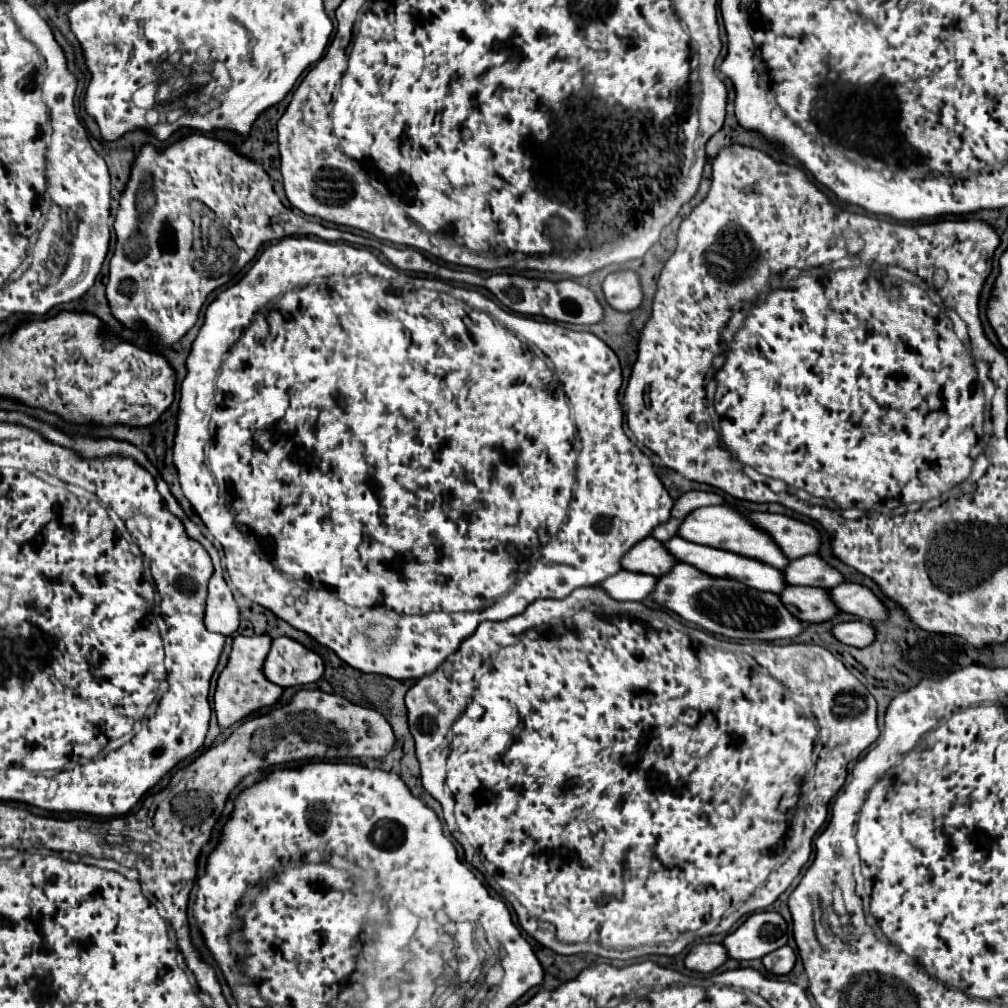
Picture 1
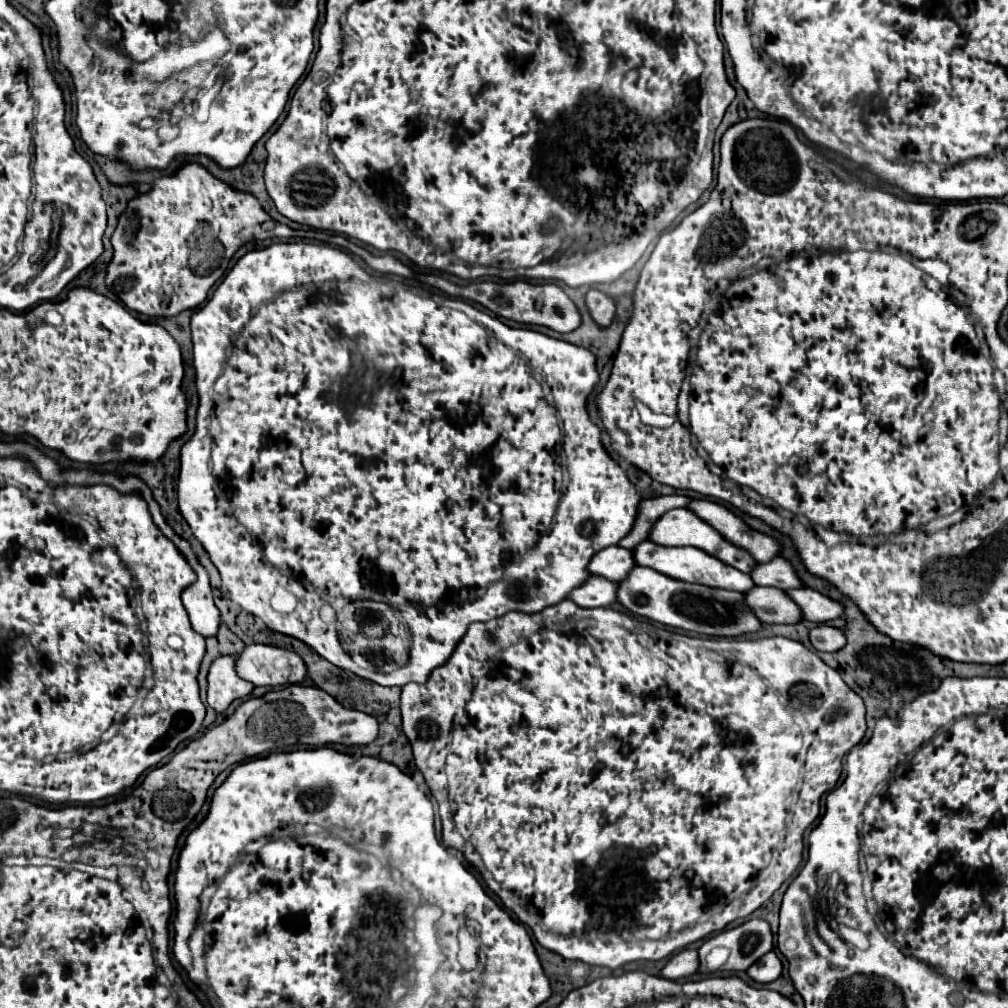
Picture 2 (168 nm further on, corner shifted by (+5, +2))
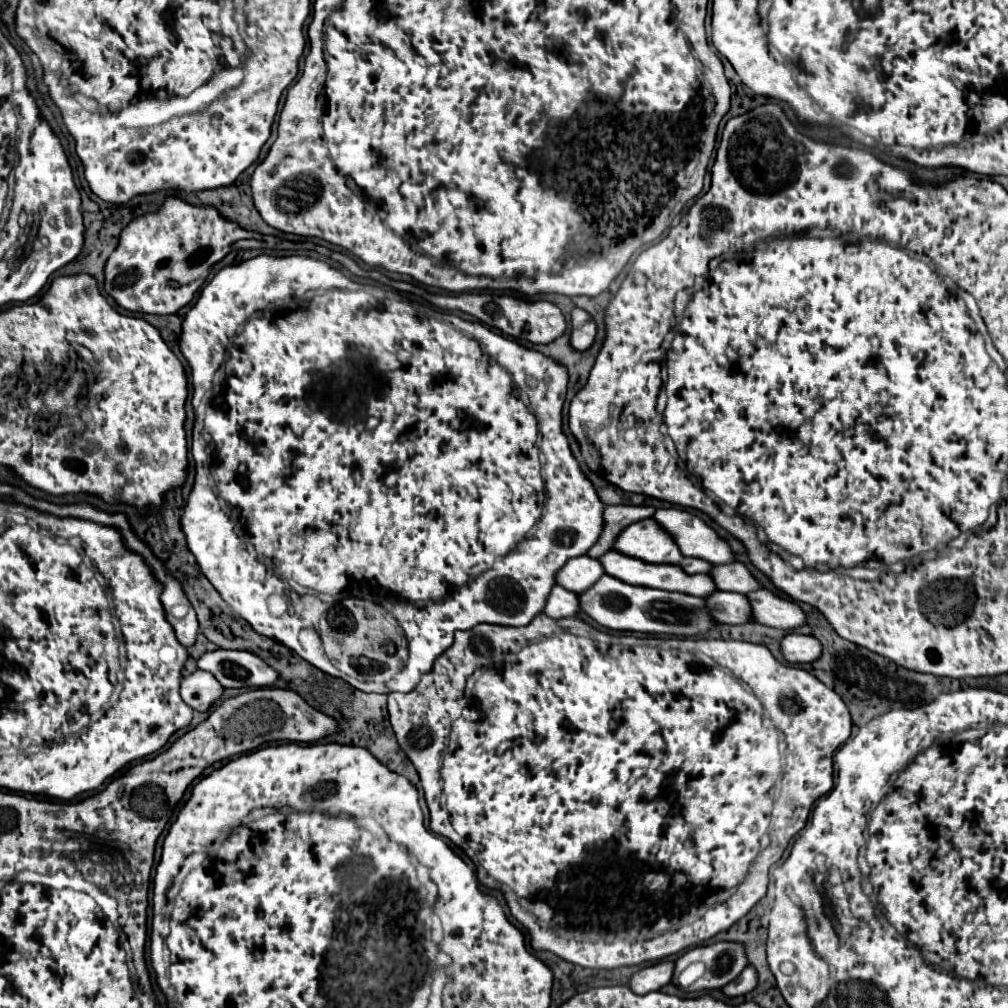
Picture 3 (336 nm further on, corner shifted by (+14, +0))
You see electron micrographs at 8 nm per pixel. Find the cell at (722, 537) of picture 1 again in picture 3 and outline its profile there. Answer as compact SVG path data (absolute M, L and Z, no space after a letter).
M653 518L629 524L617 536L613 550L649 564L675 564L687 574L707 574L711 570L705 560L681 556L673 538Z

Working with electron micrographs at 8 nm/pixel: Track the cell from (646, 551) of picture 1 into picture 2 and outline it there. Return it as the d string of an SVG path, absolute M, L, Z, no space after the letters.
M610 546L600 550L588 564L590 574L606 576L608 580L624 580L628 576L630 568L634 568L634 556L632 550L622 546Z

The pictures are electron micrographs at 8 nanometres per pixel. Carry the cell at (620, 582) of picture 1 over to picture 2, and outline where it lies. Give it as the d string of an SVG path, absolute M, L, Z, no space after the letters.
M592 576L580 588L570 592L570 600L574 600L582 608L598 608L598 606L612 606L616 602L618 582L606 580L602 576Z

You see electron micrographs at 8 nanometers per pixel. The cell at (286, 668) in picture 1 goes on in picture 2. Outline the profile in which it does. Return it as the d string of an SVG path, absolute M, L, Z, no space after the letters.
M250 644L236 658L236 672L240 678L256 686L286 686L300 684L306 678L306 664L296 652Z

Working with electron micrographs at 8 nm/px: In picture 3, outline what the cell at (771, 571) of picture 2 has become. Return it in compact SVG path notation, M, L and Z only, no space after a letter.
M731 562L725 566L713 566L709 570L717 590L723 592L737 592L737 594L749 594L753 590L759 590L759 582L751 576L751 572L741 562Z

